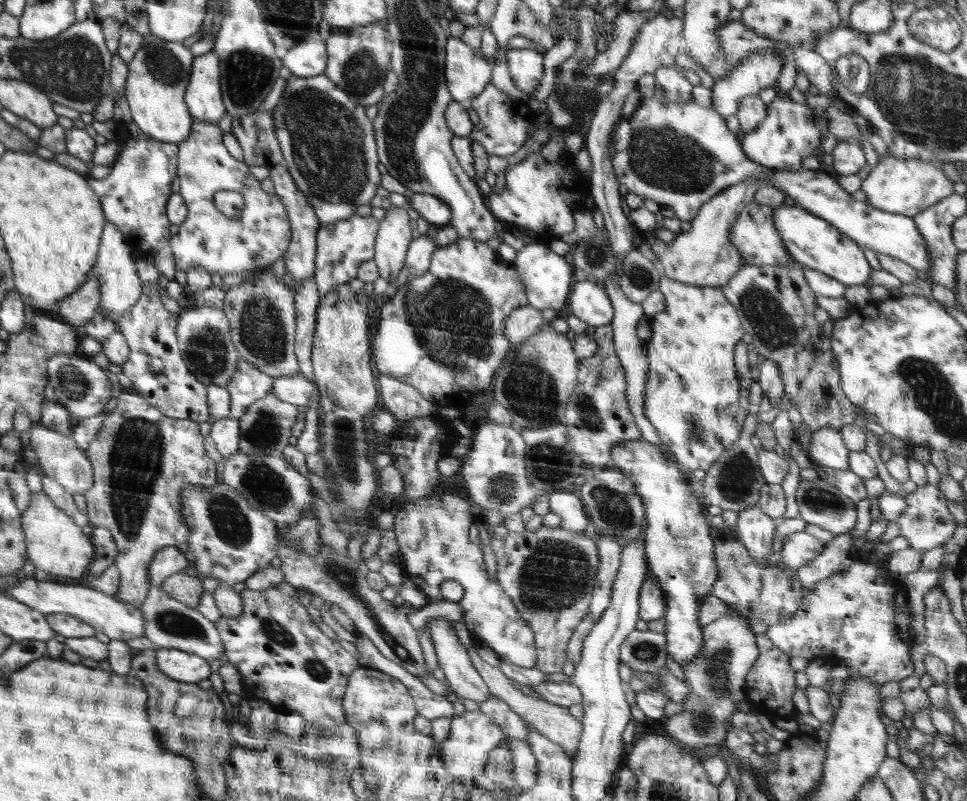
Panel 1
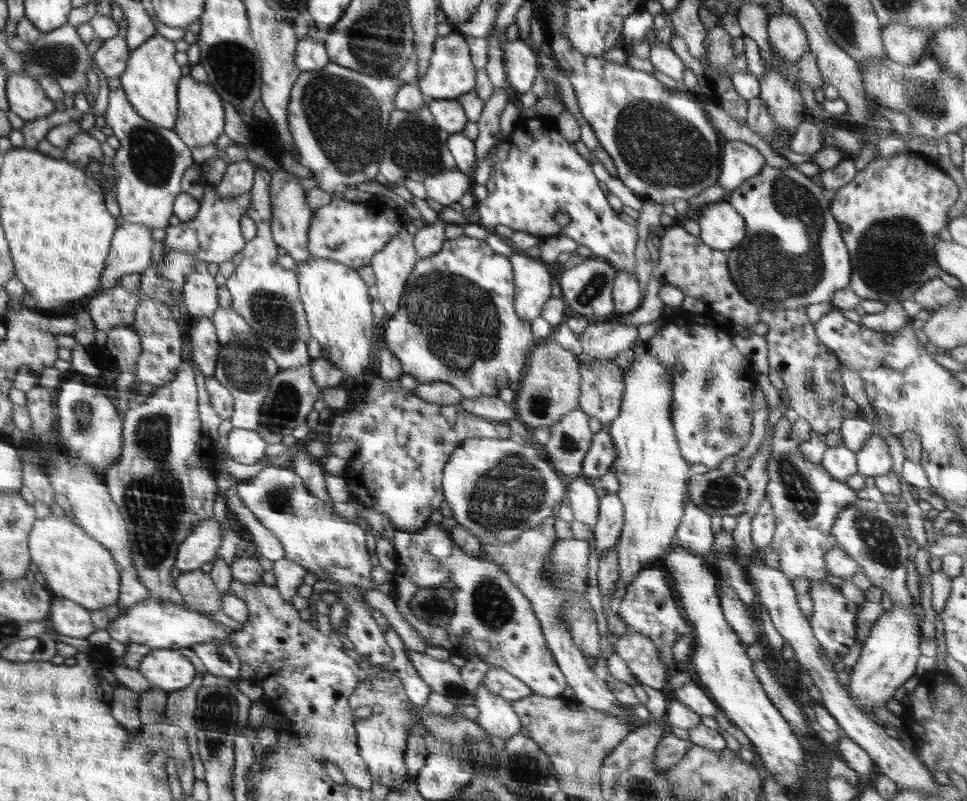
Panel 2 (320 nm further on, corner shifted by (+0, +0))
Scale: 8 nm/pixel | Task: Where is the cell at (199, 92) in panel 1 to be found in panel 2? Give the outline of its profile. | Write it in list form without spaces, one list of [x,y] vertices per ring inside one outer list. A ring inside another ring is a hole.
[[[186,73],[184,78],[179,80],[178,103],[178,120],[173,131],[186,142],[188,148],[204,147],[215,143],[218,136],[223,133],[225,110],[220,96],[214,92],[211,85],[202,80],[195,80],[195,77]]]

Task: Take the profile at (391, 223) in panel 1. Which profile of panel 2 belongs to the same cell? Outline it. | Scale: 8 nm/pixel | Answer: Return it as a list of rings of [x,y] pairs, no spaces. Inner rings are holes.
[[[403,227],[372,257],[369,265],[375,274],[377,299],[384,306],[386,317],[392,317],[398,312],[403,286],[417,259],[413,235]]]

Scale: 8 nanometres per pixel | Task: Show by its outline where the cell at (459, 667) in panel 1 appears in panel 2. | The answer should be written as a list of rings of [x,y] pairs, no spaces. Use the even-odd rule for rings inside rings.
[[[484,684],[478,685],[473,705],[480,711],[476,722],[490,736],[506,741],[520,732],[522,725],[512,703],[486,690]]]

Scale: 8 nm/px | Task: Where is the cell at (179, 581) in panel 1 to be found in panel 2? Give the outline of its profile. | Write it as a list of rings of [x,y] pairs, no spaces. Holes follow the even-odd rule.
[[[196,569],[182,572],[175,578],[176,588],[183,593],[183,599],[190,608],[213,613],[223,606],[223,594],[216,588],[209,573]]]

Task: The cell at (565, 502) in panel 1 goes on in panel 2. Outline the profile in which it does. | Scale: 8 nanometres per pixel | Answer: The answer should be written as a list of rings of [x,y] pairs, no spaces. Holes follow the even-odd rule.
[[[581,476],[572,480],[567,486],[566,502],[575,520],[583,522],[590,530],[595,527],[599,515],[599,498],[589,479]]]

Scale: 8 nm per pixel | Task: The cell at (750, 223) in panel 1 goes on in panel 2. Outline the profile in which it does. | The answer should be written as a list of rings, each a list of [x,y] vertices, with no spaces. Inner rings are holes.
[[[726,199],[708,203],[697,224],[700,225],[699,237],[702,242],[714,250],[735,250],[746,236],[744,219]]]

